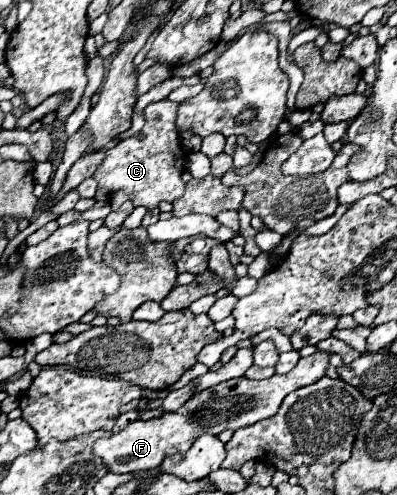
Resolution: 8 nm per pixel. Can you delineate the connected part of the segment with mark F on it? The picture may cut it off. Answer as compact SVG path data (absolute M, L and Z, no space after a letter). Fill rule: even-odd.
M316 351L310 357L302 357L298 365L286 373L286 375L272 375L266 381L250 381L246 377L230 379L226 383L220 383L218 387L210 387L206 391L196 393L190 401L186 401L178 411L162 413L148 421L132 421L126 429L110 435L108 439L98 439L94 443L94 455L102 459L108 471L112 473L138 473L160 467L162 459L172 453L182 453L192 447L192 443L202 433L218 435L226 429L240 429L248 427L260 419L276 415L282 399L292 393L294 389L306 387L326 375L326 369L330 365L330 355L326 351Z

